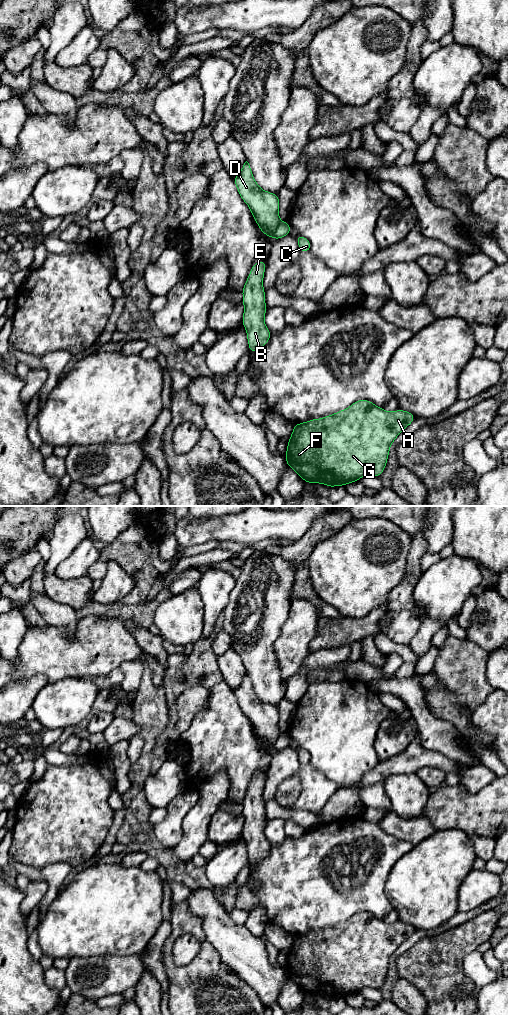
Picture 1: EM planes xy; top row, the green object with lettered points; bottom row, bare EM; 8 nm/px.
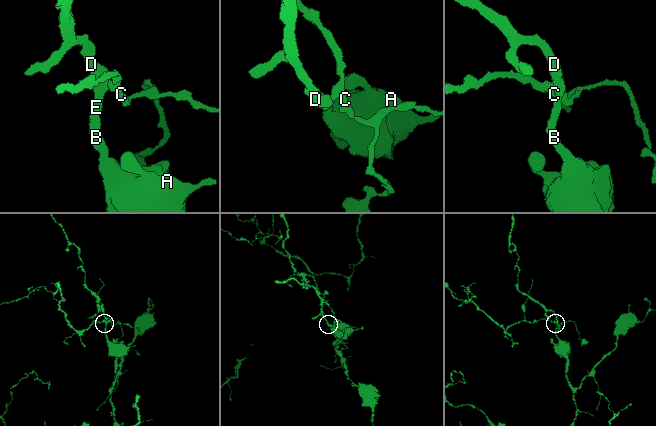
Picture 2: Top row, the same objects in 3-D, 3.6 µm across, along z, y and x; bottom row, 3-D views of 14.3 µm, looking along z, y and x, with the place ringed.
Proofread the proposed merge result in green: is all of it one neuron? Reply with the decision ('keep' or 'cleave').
cleave

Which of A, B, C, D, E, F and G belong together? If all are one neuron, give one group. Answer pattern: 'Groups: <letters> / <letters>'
Groups: A B D E F G / C

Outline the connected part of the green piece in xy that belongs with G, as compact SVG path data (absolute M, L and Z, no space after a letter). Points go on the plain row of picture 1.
M358 912L335 926L295 936L288 951L286 975L305 995L322 995L329 1000L345 998L366 987L380 989L391 956L415 930L408 923L388 924L371 913Z

